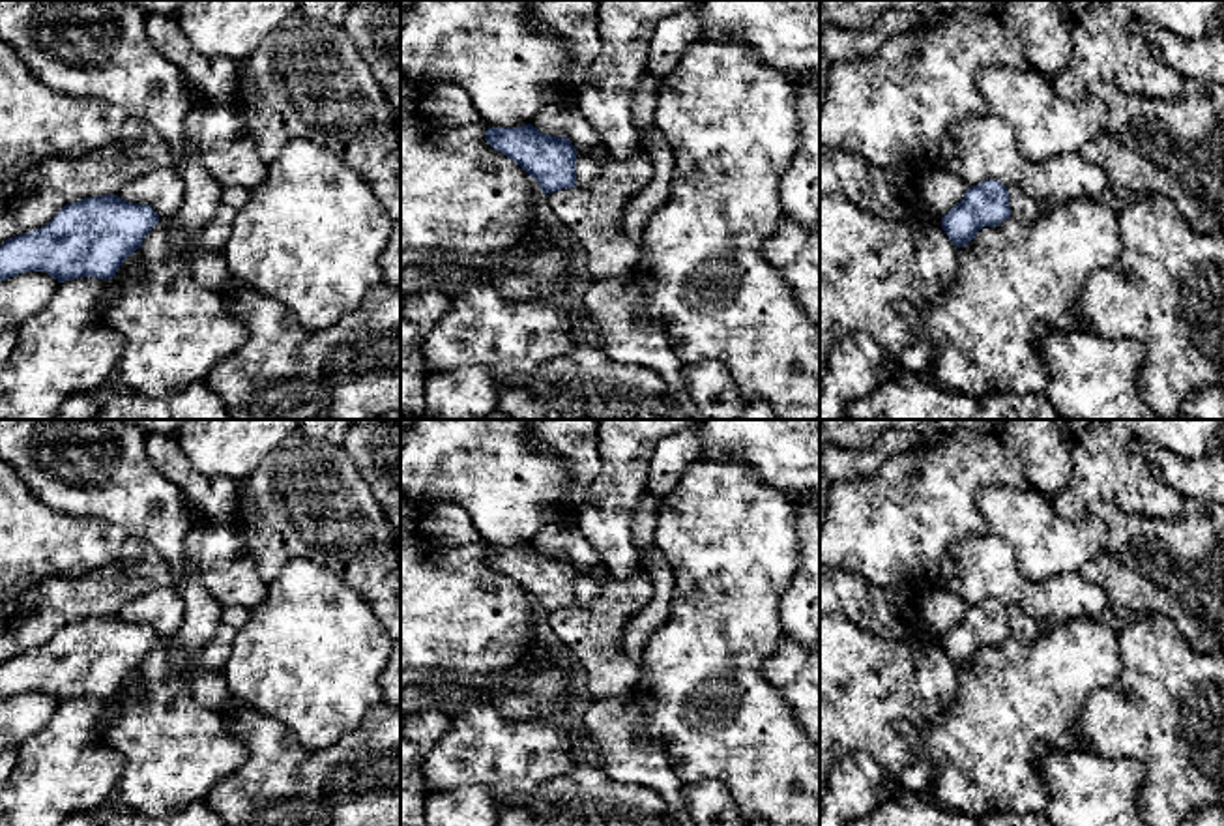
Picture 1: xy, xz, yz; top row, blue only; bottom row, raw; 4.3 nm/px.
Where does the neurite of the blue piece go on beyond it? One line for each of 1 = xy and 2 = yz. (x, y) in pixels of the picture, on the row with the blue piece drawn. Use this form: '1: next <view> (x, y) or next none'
1: next xy (163, 190)
2: next yz (940, 190)

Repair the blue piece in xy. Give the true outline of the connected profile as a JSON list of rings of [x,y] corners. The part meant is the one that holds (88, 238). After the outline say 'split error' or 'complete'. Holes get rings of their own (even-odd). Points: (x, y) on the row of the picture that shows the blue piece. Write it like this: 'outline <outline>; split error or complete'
outline [[[168,165],[129,182],[118,195],[66,204],[45,227],[0,245],[0,281],[45,272],[58,283],[112,279],[161,217],[183,200],[183,182]]]; split error

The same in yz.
outline [[[940,165],[919,180],[917,191],[925,214],[941,221],[956,247],[968,245],[983,227],[998,227],[1009,217],[1031,225],[1046,210],[1018,187],[1009,189],[998,180],[968,187]]]; split error

